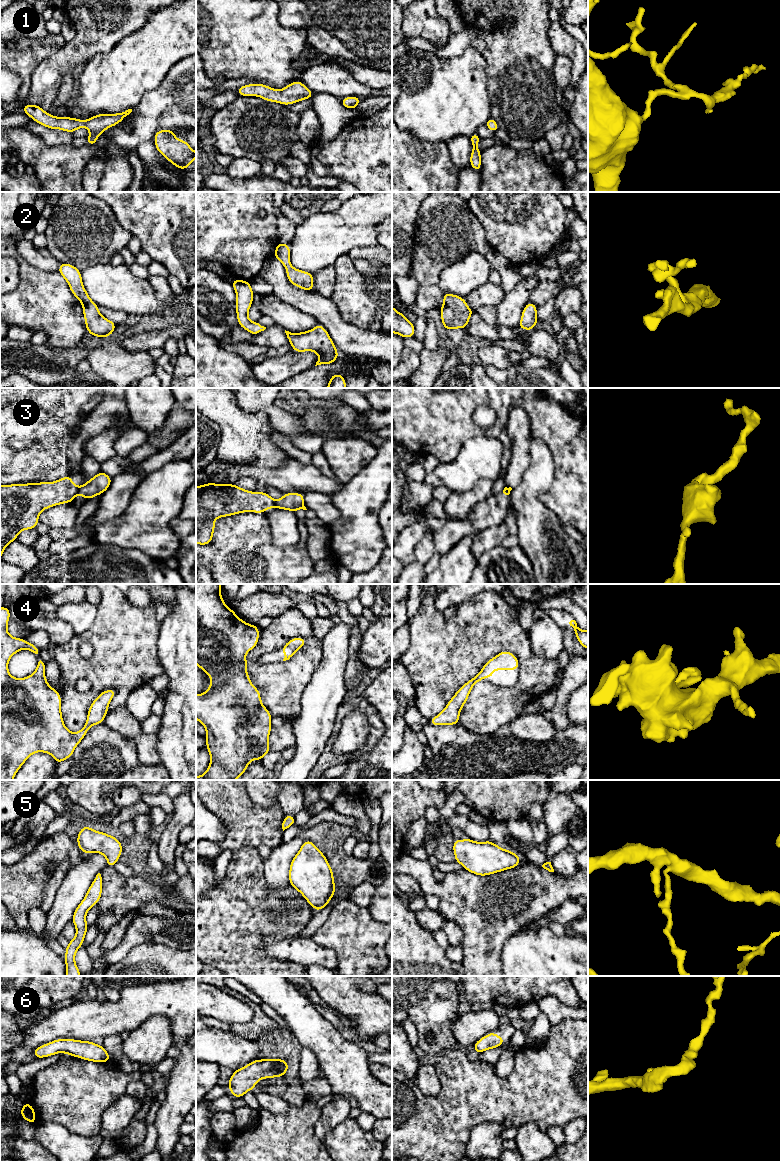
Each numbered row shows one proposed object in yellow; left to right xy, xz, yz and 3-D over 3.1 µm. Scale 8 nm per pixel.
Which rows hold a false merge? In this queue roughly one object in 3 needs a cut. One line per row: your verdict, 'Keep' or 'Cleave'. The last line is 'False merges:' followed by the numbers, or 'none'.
1: Keep
2: Keep
3: Cleave
4: Keep
5: Keep
6: Keep
False merges: 3

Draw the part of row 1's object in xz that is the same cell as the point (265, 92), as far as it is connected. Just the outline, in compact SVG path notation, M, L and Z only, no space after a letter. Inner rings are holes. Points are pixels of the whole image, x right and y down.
M294 81L282 90L273 89L261 83L248 84L238 87L237 93L239 96L257 96L283 105L291 105L314 96L314 93L301 81Z

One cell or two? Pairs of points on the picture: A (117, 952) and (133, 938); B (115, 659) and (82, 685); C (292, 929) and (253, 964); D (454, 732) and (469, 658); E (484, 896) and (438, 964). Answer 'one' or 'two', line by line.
A: one
B: two
C: one
D: two
E: two

